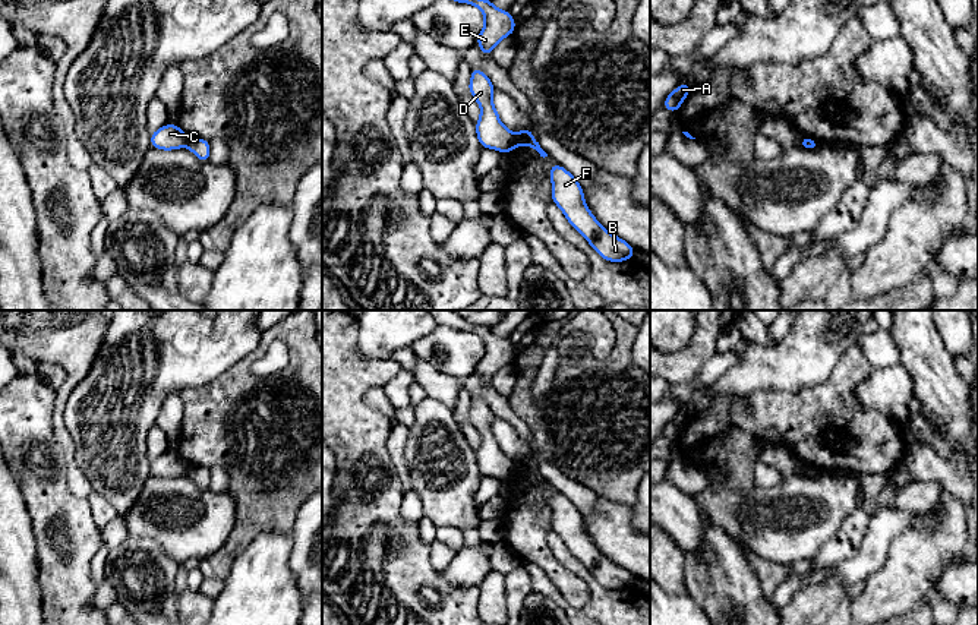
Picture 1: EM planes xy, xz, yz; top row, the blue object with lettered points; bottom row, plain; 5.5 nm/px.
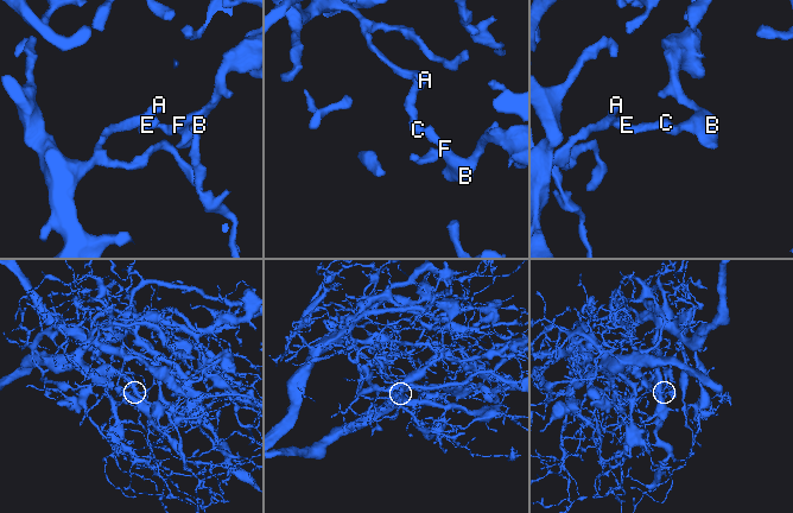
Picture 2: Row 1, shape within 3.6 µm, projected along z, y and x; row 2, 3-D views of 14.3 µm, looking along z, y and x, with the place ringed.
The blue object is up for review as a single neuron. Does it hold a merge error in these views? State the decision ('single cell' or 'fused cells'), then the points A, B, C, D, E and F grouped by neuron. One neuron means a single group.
fused cells; groups A C D E / B F

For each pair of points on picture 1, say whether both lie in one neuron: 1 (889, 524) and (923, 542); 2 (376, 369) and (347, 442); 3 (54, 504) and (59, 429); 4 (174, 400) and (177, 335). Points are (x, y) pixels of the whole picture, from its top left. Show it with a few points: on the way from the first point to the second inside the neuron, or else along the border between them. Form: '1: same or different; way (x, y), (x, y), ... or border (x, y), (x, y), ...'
1: different; border (918, 513), (918, 518), (892, 542), (886, 561)
2: same; way (359, 387), (347, 398), (347, 425)
3: different; border (53, 407), (51, 431), (63, 448), (65, 460)
4: different; border (177, 393), (173, 393), (164, 401), (155, 423)

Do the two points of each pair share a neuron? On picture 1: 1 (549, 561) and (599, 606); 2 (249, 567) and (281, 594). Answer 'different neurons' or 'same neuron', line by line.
1: different neurons
2: same neuron

